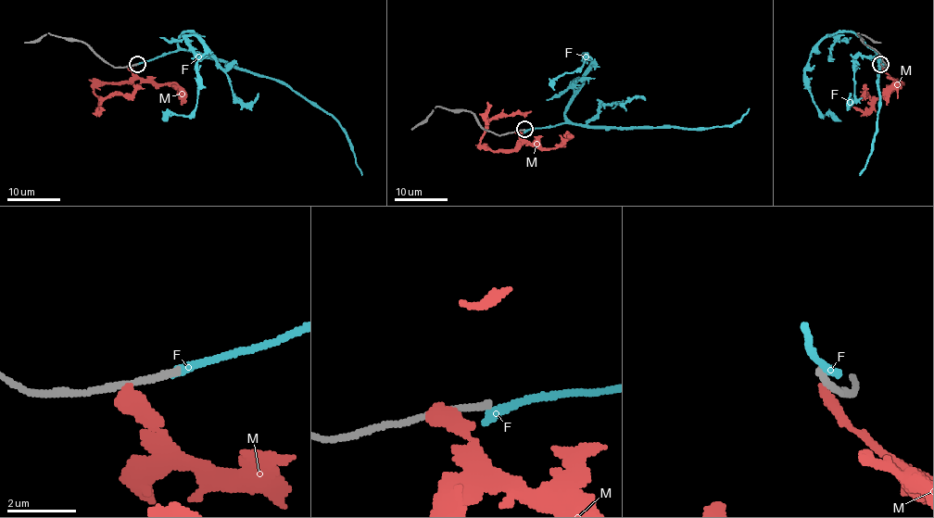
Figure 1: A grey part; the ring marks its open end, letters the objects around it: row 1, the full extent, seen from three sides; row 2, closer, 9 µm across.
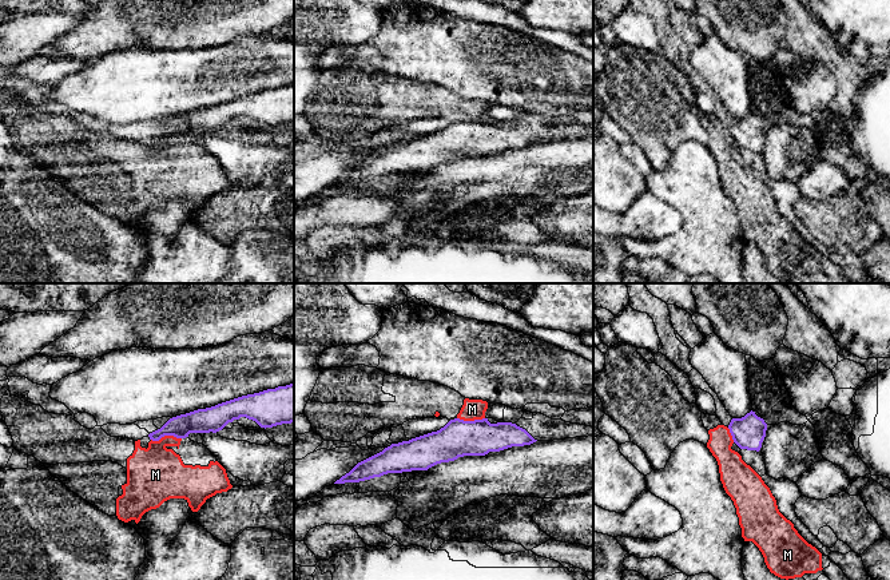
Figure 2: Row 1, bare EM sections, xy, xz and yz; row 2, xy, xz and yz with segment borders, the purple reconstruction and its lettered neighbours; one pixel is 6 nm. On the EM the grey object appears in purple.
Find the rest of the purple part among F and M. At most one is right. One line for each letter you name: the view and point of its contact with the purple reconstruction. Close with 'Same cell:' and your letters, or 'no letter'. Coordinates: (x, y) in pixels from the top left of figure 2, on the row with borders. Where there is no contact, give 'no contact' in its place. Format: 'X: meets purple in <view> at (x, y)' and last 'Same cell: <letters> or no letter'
Same cell: no letter

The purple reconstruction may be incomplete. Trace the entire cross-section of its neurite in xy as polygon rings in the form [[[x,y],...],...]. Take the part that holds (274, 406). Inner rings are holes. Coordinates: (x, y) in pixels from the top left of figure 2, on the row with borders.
[[[294,384],[172,417],[148,437],[159,441],[164,436],[186,438],[190,433],[216,433],[241,417],[253,420],[265,429],[294,422]]]

